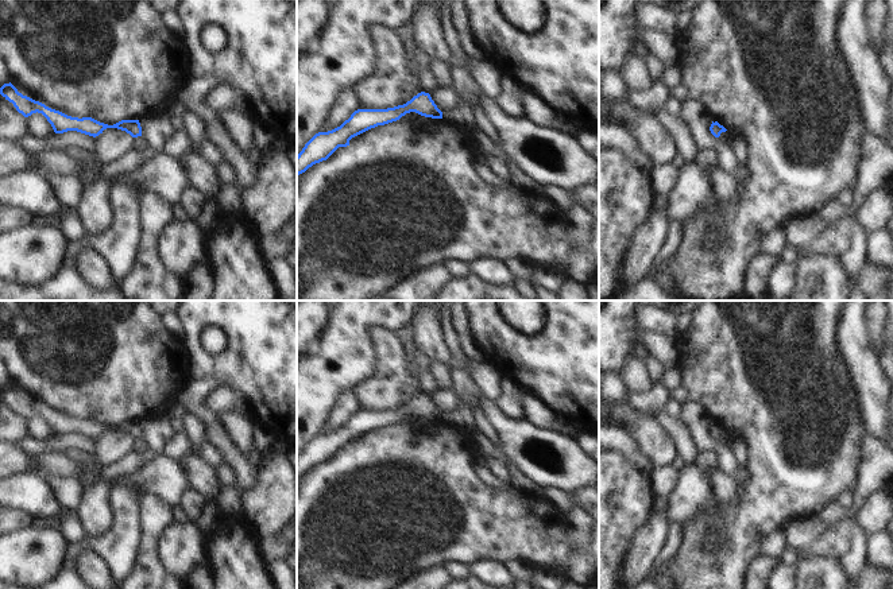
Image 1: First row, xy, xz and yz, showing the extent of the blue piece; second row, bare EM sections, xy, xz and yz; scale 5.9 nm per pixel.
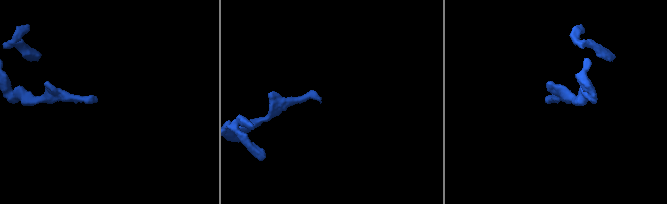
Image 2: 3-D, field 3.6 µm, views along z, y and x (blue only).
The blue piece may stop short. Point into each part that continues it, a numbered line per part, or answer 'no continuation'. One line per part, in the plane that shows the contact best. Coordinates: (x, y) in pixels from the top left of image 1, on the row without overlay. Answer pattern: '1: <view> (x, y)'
1: xy (155, 433)

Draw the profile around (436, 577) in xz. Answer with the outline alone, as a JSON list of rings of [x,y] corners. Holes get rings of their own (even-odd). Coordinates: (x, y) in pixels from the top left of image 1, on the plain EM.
[[[436,566],[417,573],[393,589],[444,589],[451,581],[444,567]]]

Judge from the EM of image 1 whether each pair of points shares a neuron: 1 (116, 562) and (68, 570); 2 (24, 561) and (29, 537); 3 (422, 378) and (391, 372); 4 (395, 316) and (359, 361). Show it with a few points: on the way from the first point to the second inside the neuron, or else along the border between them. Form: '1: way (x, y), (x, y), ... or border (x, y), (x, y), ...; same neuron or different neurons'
1: way (101, 547), (80, 546), (70, 555); same neuron
2: way (27, 555), (29, 542); same neuron
3: border (416, 379), (422, 392); different neurons
4: way (378, 317), (368, 317), (355, 330), (355, 344); same neuron

